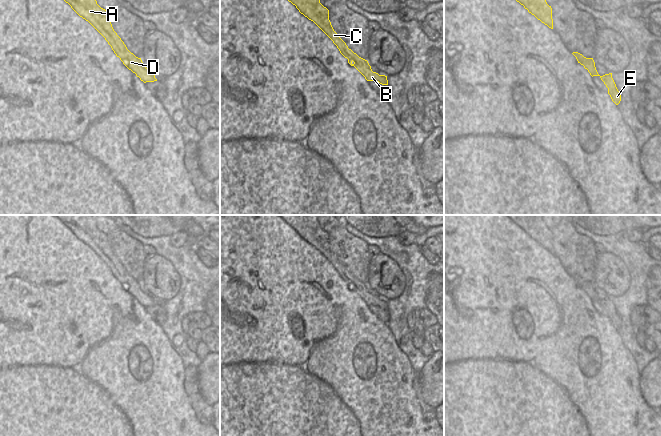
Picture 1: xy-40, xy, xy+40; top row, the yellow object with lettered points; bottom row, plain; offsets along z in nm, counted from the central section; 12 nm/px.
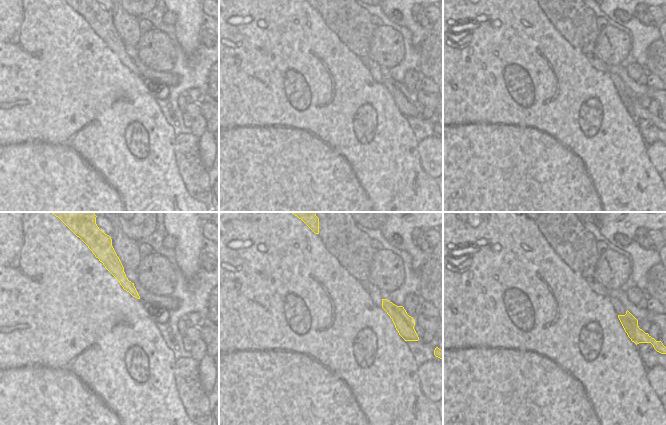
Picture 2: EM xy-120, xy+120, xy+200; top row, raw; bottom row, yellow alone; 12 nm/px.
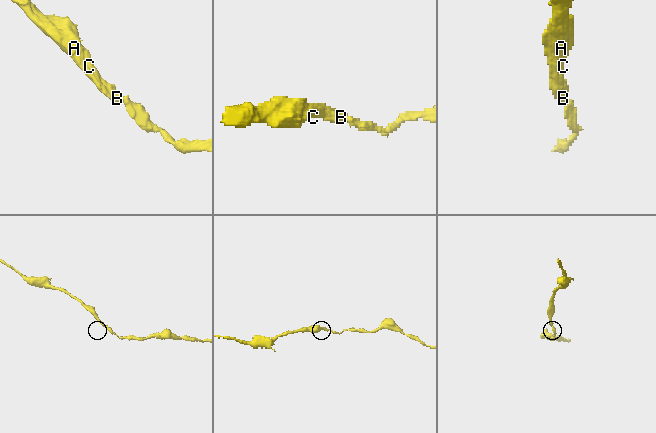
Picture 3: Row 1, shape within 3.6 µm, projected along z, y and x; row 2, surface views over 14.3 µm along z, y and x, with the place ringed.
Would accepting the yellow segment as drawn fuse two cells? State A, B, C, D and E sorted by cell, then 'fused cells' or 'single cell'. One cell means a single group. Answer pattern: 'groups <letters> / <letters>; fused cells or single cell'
groups A B C D E; single cell

